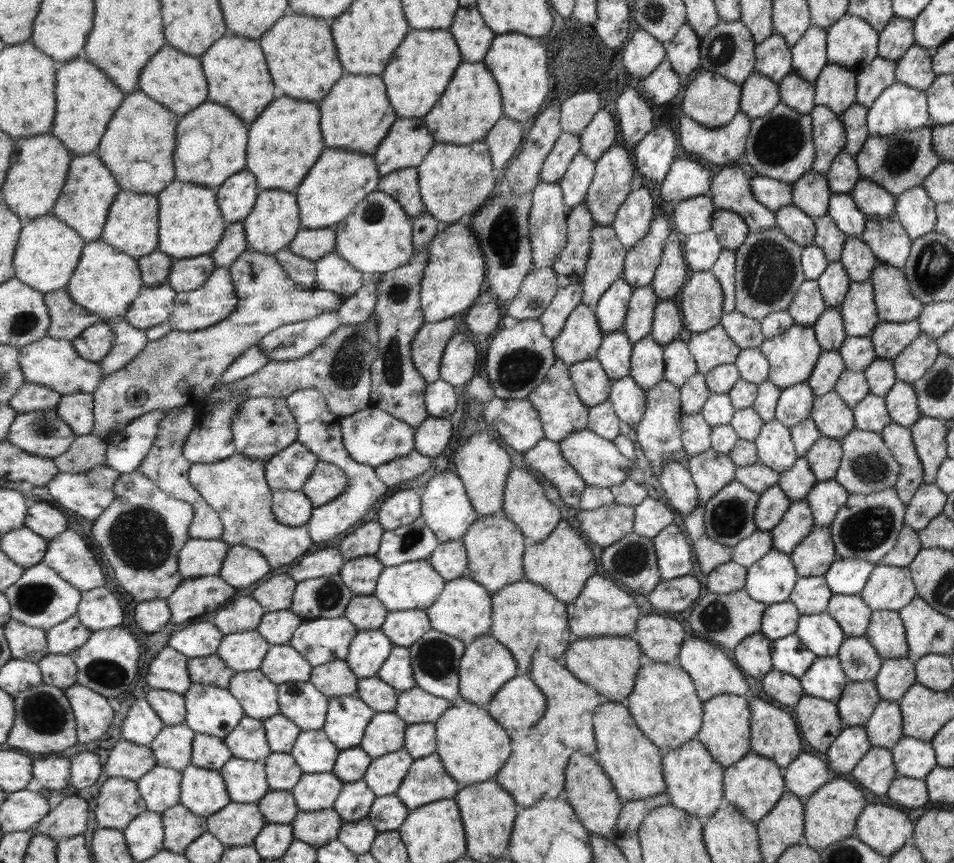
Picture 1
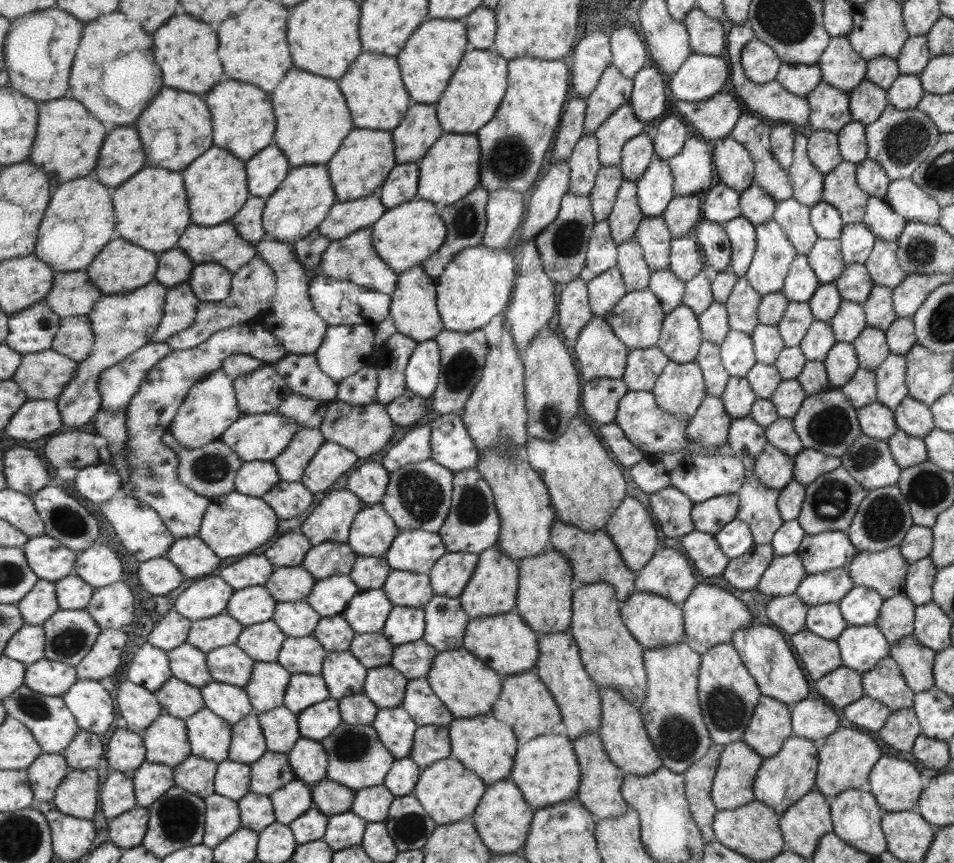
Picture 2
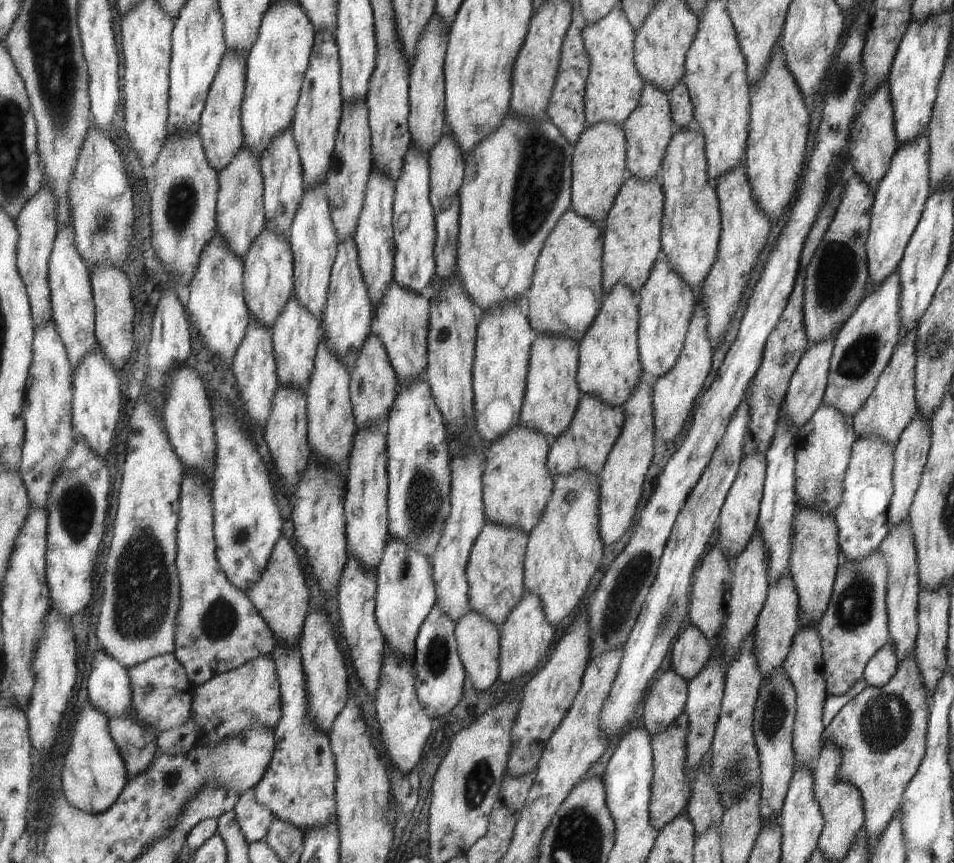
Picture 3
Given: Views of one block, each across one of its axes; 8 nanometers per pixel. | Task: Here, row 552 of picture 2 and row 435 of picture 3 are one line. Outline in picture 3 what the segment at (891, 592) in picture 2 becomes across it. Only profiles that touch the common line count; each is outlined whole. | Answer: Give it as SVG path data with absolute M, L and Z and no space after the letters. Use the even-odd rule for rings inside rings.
M916 328L903 334L903 340L897 342L891 359L881 372L871 395L863 407L851 415L851 426L856 437L877 436L887 444L896 444L897 438L909 424L909 420L915 416L915 338L917 338Z

